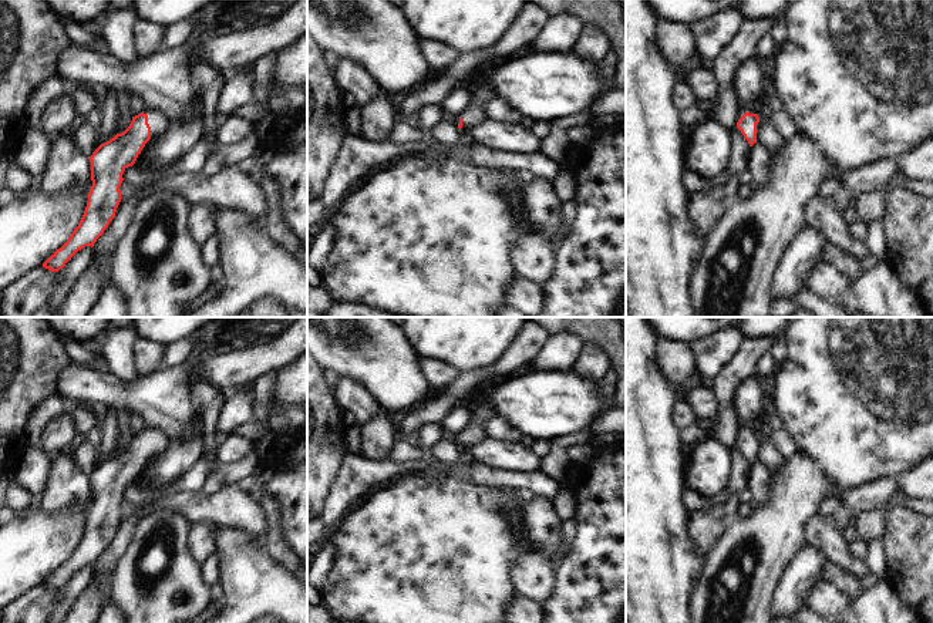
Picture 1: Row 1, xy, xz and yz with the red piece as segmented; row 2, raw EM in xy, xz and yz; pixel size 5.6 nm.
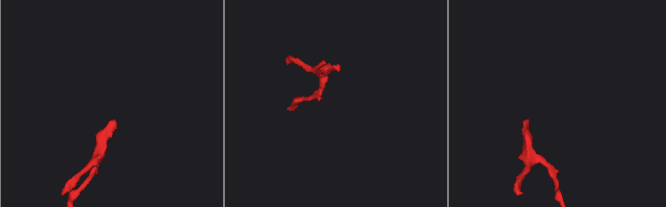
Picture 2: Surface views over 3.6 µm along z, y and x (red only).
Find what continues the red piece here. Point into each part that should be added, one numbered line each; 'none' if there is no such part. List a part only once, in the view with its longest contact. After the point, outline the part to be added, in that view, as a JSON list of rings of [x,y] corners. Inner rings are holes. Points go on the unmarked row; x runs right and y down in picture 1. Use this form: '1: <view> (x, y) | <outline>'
1: xy (157, 438) | [[[155,428],[148,432],[148,442],[151,445],[151,455],[156,457],[165,449],[168,442],[166,432],[164,428]]]

